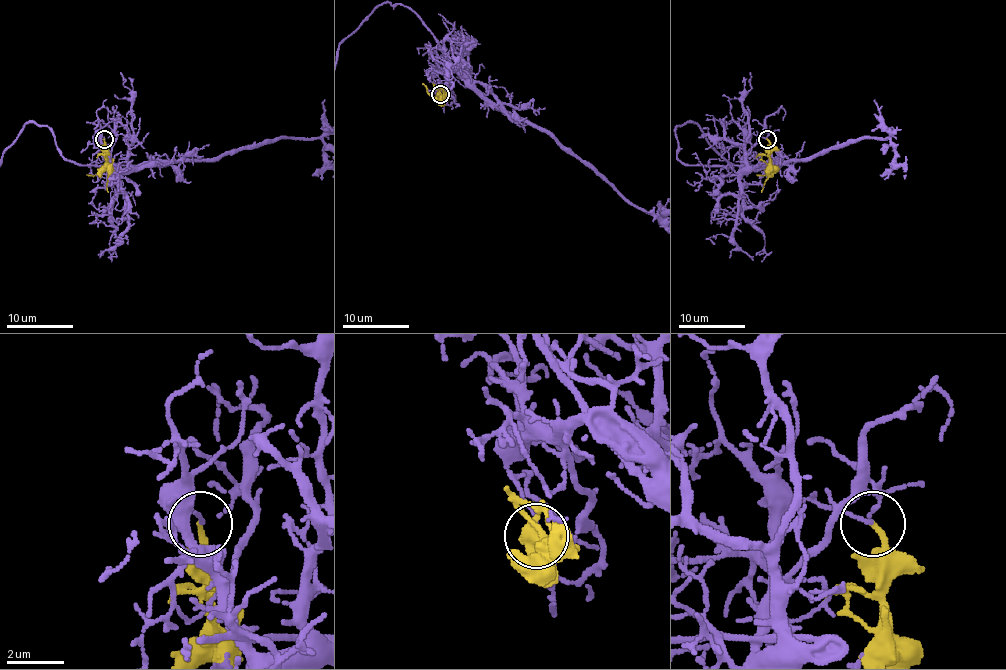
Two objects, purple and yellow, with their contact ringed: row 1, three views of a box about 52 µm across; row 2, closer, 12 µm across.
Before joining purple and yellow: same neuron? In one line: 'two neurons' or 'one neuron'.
two neurons

